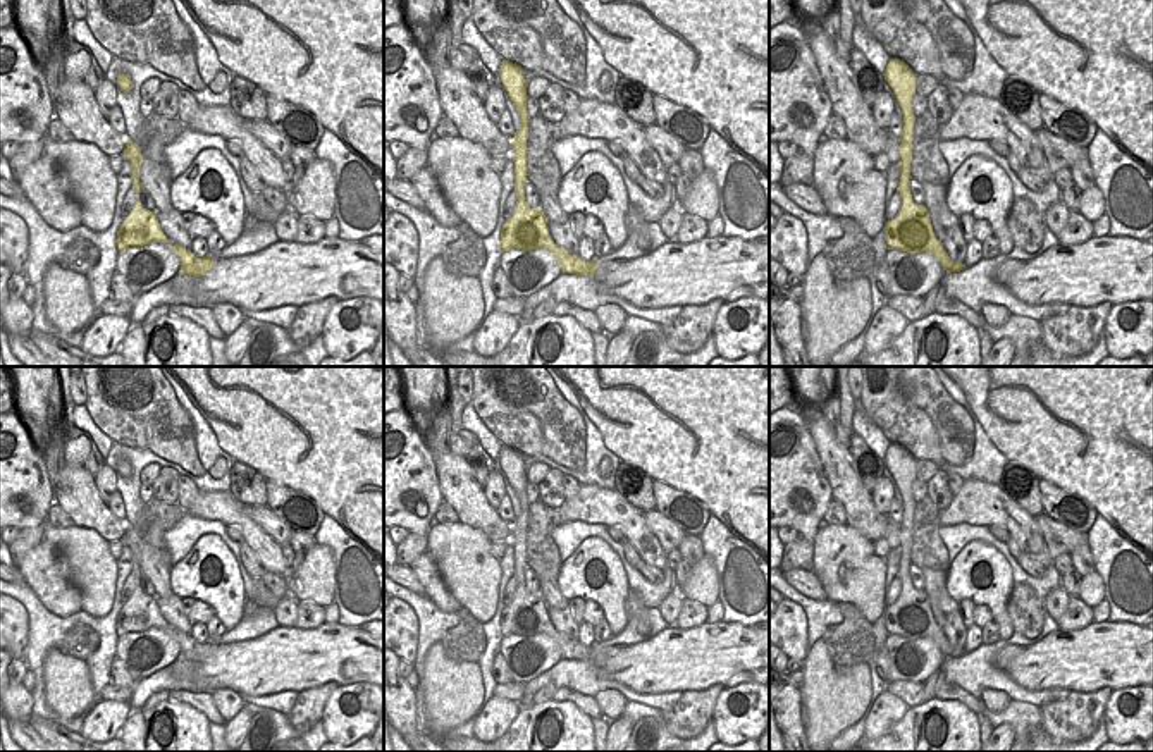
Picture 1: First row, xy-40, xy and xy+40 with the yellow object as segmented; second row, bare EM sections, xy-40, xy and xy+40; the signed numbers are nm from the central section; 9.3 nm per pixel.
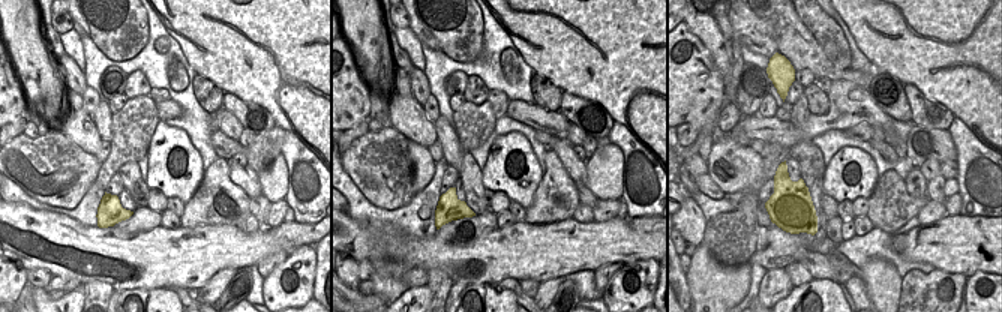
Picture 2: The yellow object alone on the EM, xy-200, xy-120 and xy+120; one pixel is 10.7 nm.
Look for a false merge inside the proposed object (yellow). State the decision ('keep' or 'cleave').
keep

